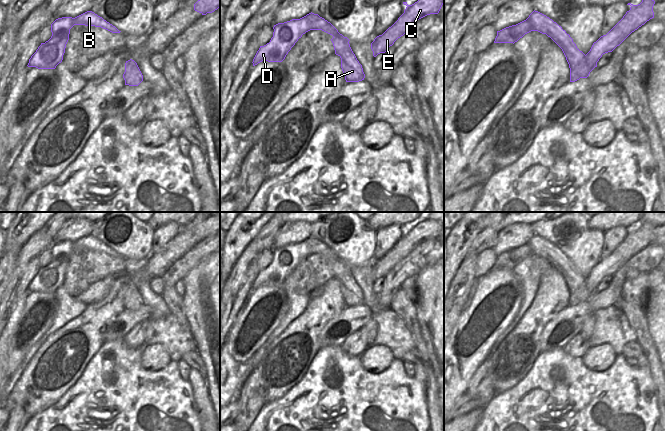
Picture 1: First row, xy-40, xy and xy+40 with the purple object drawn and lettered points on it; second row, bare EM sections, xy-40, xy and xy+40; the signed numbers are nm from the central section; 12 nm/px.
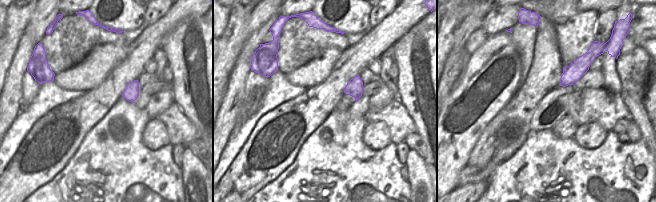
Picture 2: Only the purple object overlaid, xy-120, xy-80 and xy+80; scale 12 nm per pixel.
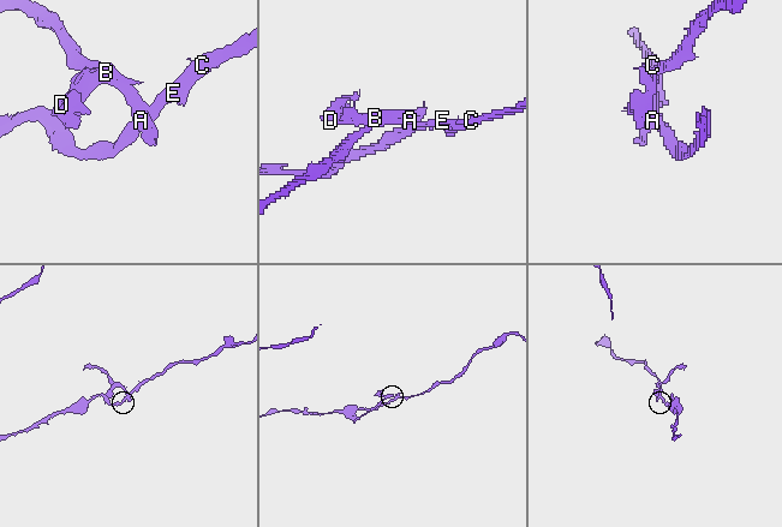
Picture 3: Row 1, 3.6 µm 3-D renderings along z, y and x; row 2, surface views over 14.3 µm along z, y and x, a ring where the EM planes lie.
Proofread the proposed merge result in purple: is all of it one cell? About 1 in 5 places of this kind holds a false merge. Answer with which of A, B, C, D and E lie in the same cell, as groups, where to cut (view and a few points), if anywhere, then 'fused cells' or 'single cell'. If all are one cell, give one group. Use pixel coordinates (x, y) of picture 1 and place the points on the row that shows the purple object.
A B D / C E | xy+40 (586, 55), (583, 59), (583, 66), (576, 68), (570, 77) | fused cells

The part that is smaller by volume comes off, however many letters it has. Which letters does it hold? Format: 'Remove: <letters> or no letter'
Remove: A, B, D

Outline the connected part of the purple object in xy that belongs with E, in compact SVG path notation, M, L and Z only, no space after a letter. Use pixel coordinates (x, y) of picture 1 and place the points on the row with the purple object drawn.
M418 0L412 5L408 5L407 2L403 2L403 4L407 6L404 13L371 43L374 57L380 53L385 53L398 38L409 31L410 26L416 21L430 14L438 14L444 0Z

